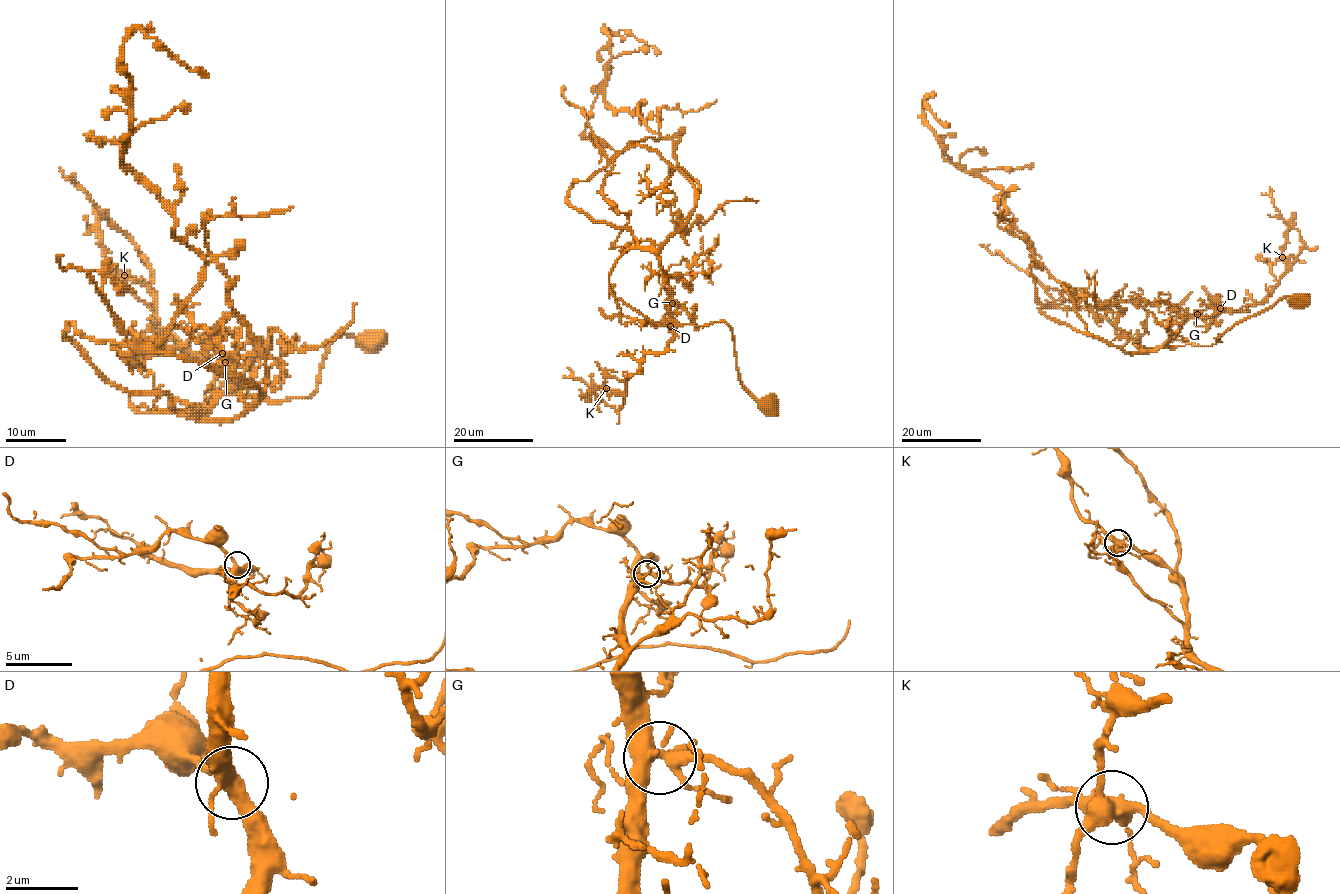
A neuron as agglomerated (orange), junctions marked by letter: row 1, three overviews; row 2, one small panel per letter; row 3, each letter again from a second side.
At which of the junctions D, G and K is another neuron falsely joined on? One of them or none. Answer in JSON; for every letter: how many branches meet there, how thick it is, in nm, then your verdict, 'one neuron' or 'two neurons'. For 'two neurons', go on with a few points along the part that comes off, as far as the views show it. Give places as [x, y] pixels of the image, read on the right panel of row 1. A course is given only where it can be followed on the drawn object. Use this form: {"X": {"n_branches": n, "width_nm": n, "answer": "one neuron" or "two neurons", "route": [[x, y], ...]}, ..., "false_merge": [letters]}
{"D": {"n_branches": 4, "width_nm": 400, "answer": "one neuron"}, "G": {"n_branches": 6, "width_nm": 440, "answer": "one neuron"}, "K": {"n_branches": 5, "width_nm": 480, "answer": "one neuron"}, "false_merge": []}

